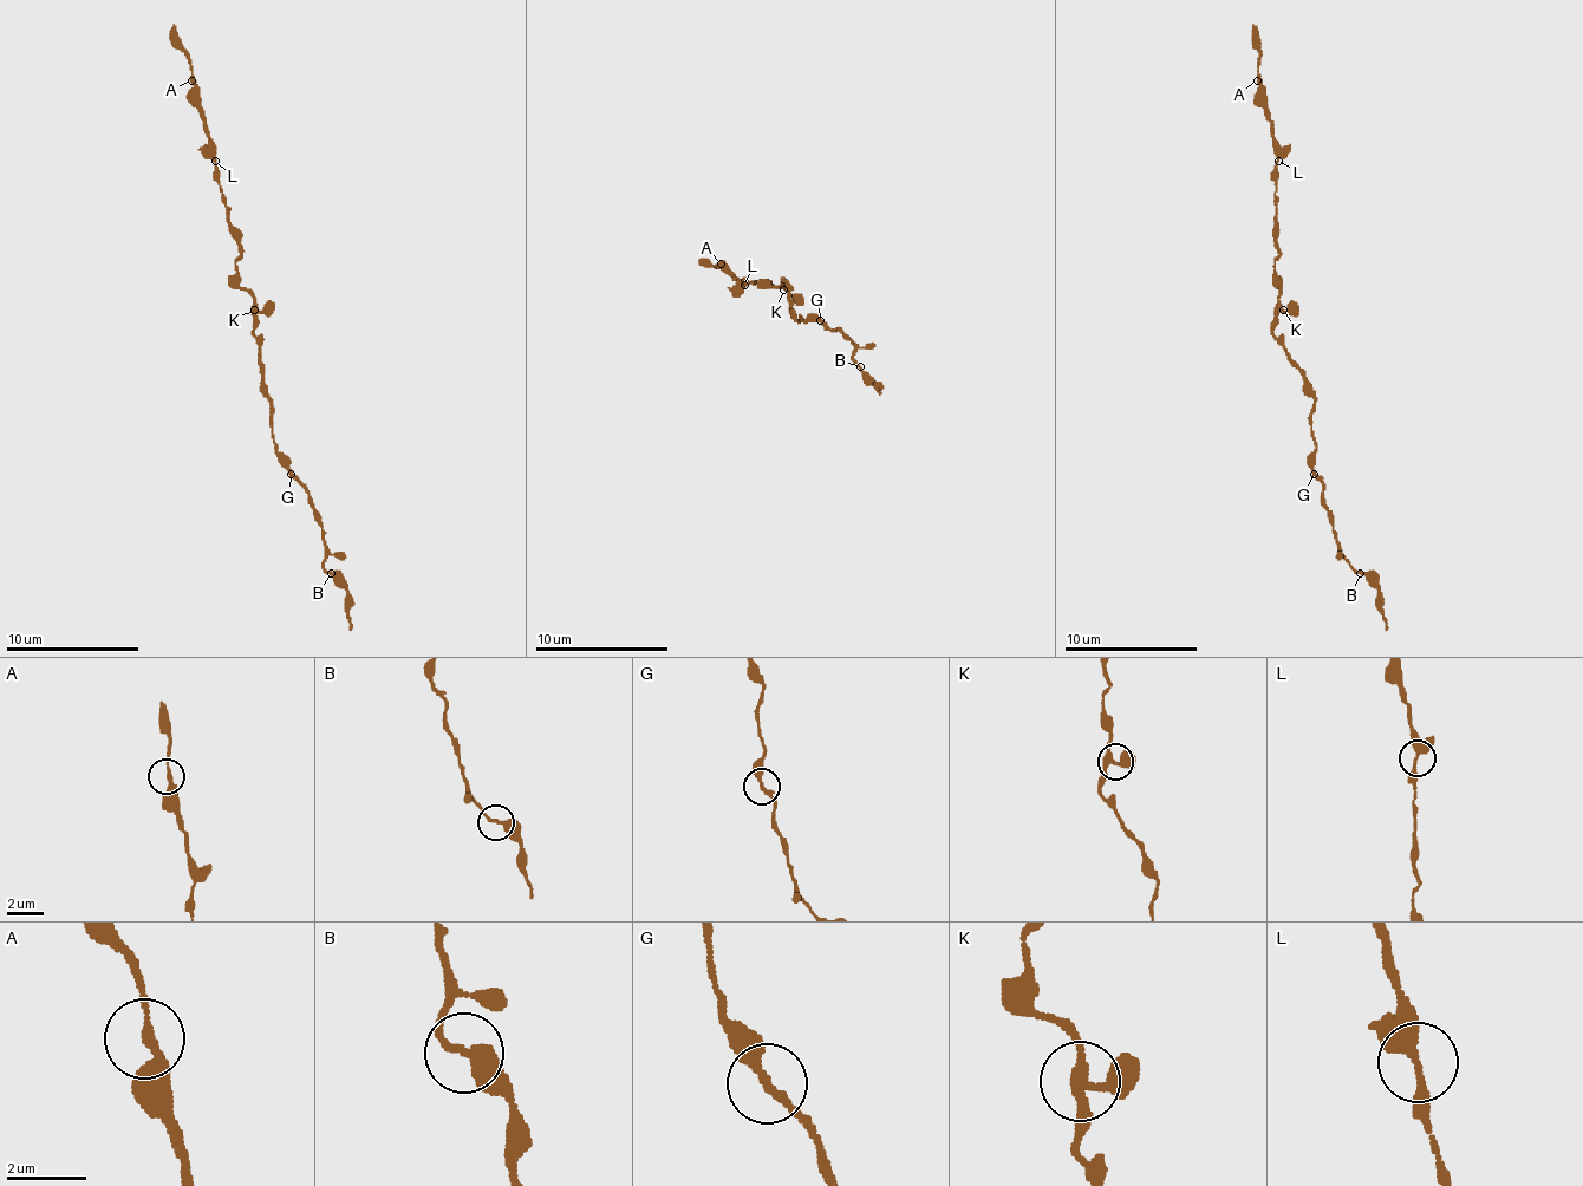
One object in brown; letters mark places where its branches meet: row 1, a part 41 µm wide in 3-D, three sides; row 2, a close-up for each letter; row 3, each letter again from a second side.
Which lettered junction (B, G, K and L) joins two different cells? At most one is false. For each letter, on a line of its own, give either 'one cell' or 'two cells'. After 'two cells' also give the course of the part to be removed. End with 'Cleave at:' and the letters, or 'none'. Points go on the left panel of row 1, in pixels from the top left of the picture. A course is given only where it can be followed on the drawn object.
B: one cell
G: one cell
K: one cell
L: one cell
Cleave at: none

